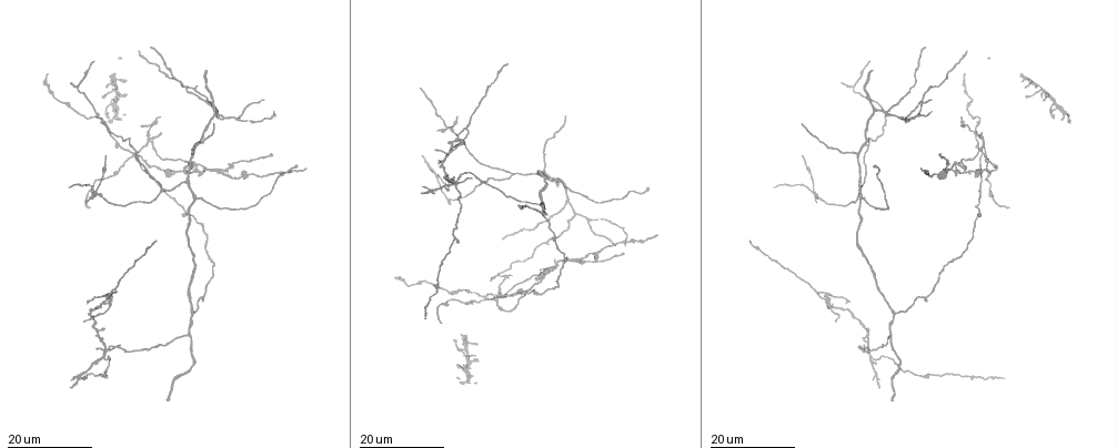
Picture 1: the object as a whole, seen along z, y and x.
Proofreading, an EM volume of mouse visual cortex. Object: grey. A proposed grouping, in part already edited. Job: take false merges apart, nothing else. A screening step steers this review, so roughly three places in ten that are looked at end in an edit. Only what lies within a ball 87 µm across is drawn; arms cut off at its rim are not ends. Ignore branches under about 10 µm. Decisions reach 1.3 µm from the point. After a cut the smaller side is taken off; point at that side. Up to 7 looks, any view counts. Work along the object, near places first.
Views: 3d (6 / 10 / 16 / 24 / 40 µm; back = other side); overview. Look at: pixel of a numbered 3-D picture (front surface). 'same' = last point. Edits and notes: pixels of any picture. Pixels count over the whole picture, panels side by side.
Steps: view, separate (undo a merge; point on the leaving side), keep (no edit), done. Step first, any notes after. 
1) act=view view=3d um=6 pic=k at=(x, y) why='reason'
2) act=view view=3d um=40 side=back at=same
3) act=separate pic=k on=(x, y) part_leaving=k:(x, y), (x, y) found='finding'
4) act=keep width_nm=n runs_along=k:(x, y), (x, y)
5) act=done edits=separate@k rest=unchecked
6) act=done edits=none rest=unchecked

act=view view=3d um=16 pic=1 at=(576, 214)

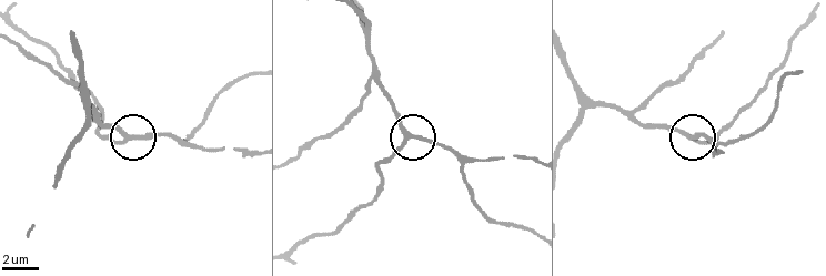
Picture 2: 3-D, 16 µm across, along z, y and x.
act=view view=3d um=10 pic=2 at=(411, 138)

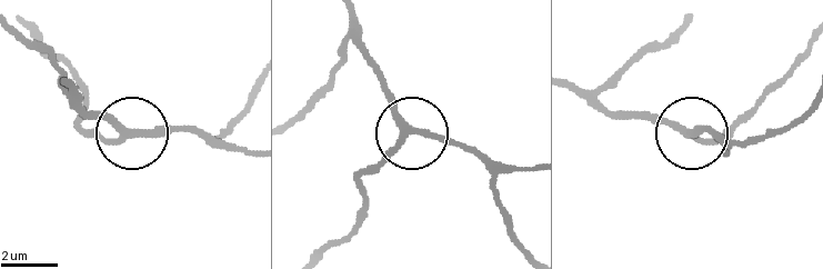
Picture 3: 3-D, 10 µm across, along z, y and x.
act=keep side_arm_um=19 arms=3 found='all the same neuron'

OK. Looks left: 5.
act=view view=3d um=16 pic=1 at=(161, 192) why='three-way junction'

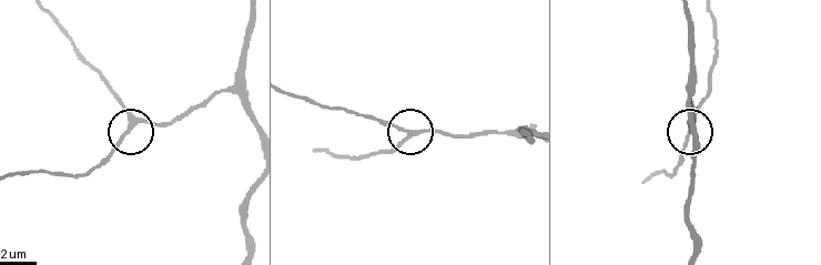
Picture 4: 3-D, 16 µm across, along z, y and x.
act=view view=3d um=10 pic=4 at=(409, 133) why='zoom in'

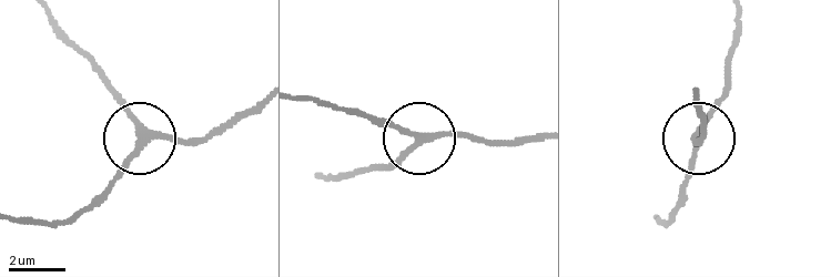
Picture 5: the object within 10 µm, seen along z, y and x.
act=keep side_arm_um=36 runs_along=5:(535, 135), (498, 143), (413, 135), (365, 116) found='all the same neuron'

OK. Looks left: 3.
act=view view=3d um=16 pic=1 at=(884, 110) why='three-way junction'

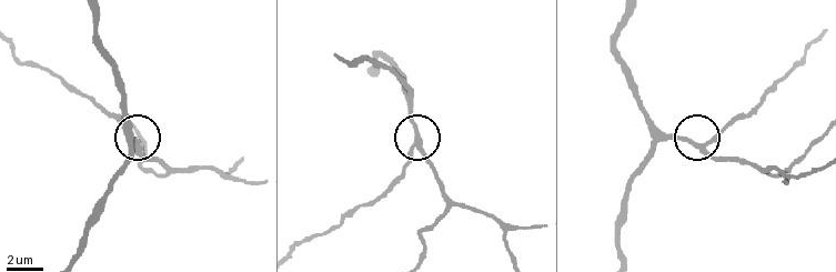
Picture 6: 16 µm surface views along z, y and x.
act=view view=3d um=10 pic=6 at=(413, 142)

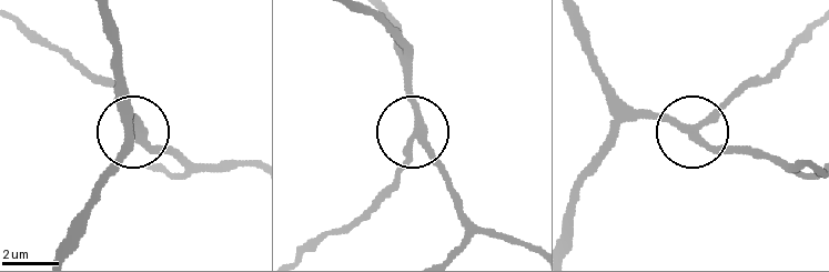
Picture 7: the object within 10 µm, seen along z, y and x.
act=keep runs_along=7:(572, 198), (619, 127), (634, 119), (698, 127), (746, 79) found='all the same neuron'

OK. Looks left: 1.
act=done edits=none rest=unchecked

